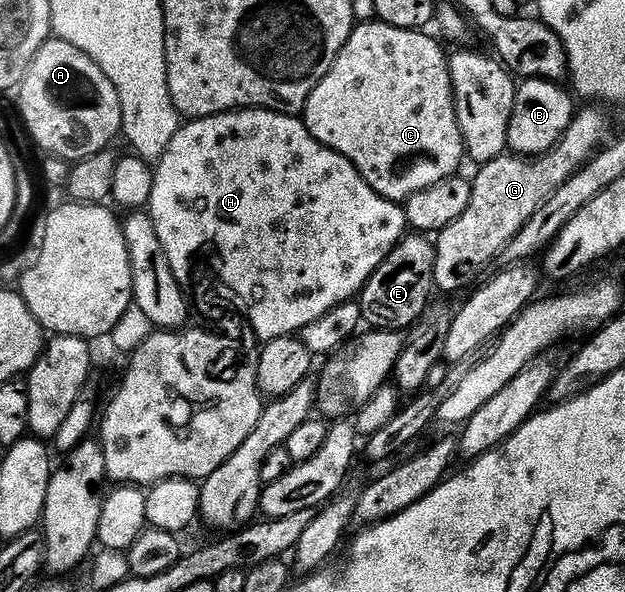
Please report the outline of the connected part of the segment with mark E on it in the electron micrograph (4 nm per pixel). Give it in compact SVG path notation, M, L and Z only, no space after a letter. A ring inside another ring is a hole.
M404 233L398 244L389 252L389 256L385 256L385 260L371 273L367 283L359 291L357 301L359 304L360 319L368 327L377 330L397 330L403 332L414 325L418 318L422 316L423 310L426 309L429 299L432 297L430 294L433 294L431 272L433 270L434 259L435 244L426 233Z

